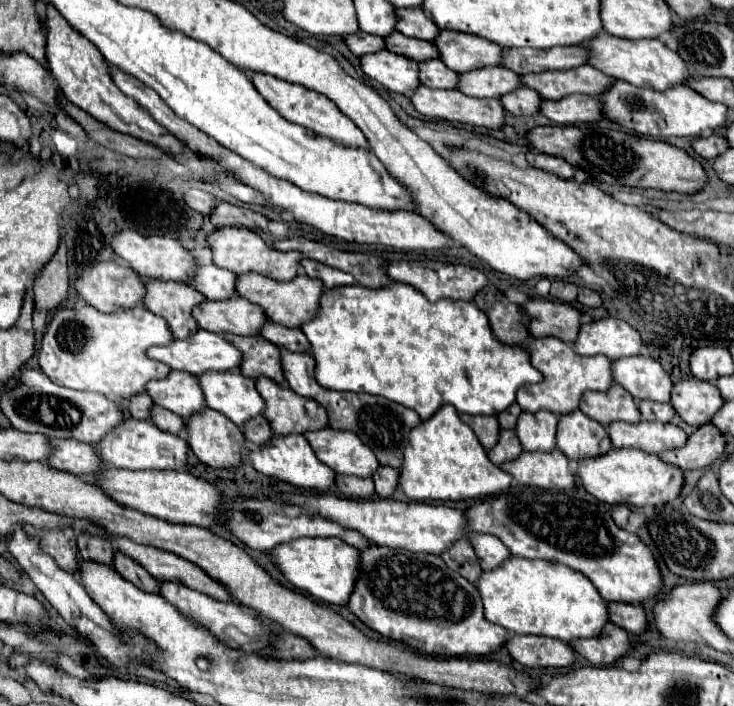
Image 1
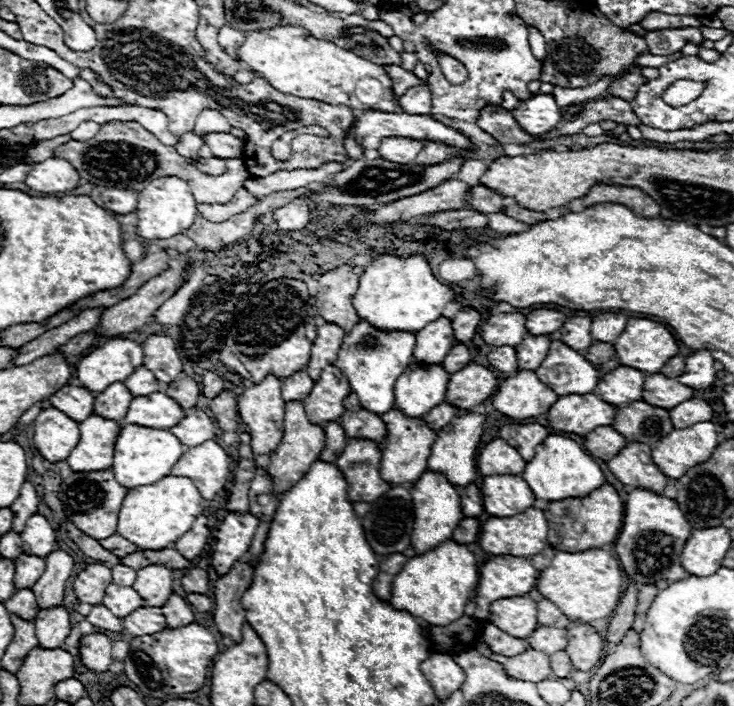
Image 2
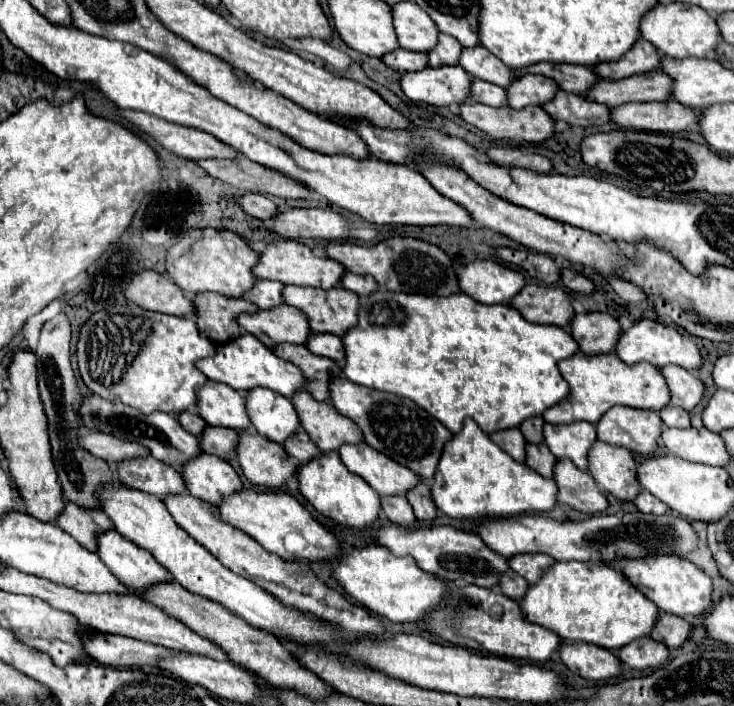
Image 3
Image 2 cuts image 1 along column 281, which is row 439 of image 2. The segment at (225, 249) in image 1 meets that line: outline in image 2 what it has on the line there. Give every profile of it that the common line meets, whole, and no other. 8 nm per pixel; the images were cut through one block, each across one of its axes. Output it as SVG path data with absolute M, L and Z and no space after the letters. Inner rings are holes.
M266 376L260 384L246 388L238 398L238 412L242 422L248 426L248 434L252 436L252 452L260 456L274 452L284 432L284 400L280 392L280 380L276 376Z

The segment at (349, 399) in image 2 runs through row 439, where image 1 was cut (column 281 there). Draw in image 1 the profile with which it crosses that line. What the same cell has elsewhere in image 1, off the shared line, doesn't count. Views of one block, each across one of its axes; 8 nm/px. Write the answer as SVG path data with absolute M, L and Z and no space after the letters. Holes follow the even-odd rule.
M226 334L226 340L232 342L240 352L244 352L244 364L240 366L240 372L248 378L260 378L268 376L278 384L284 384L284 370L282 370L282 358L280 358L280 348L262 336L236 336L236 334Z

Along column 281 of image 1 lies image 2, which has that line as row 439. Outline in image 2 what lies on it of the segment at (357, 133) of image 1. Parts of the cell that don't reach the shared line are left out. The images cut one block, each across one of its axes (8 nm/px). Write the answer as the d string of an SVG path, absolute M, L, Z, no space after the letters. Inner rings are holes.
M88 416L80 422L80 440L66 458L72 472L100 472L112 466L114 440L120 424L100 416Z

